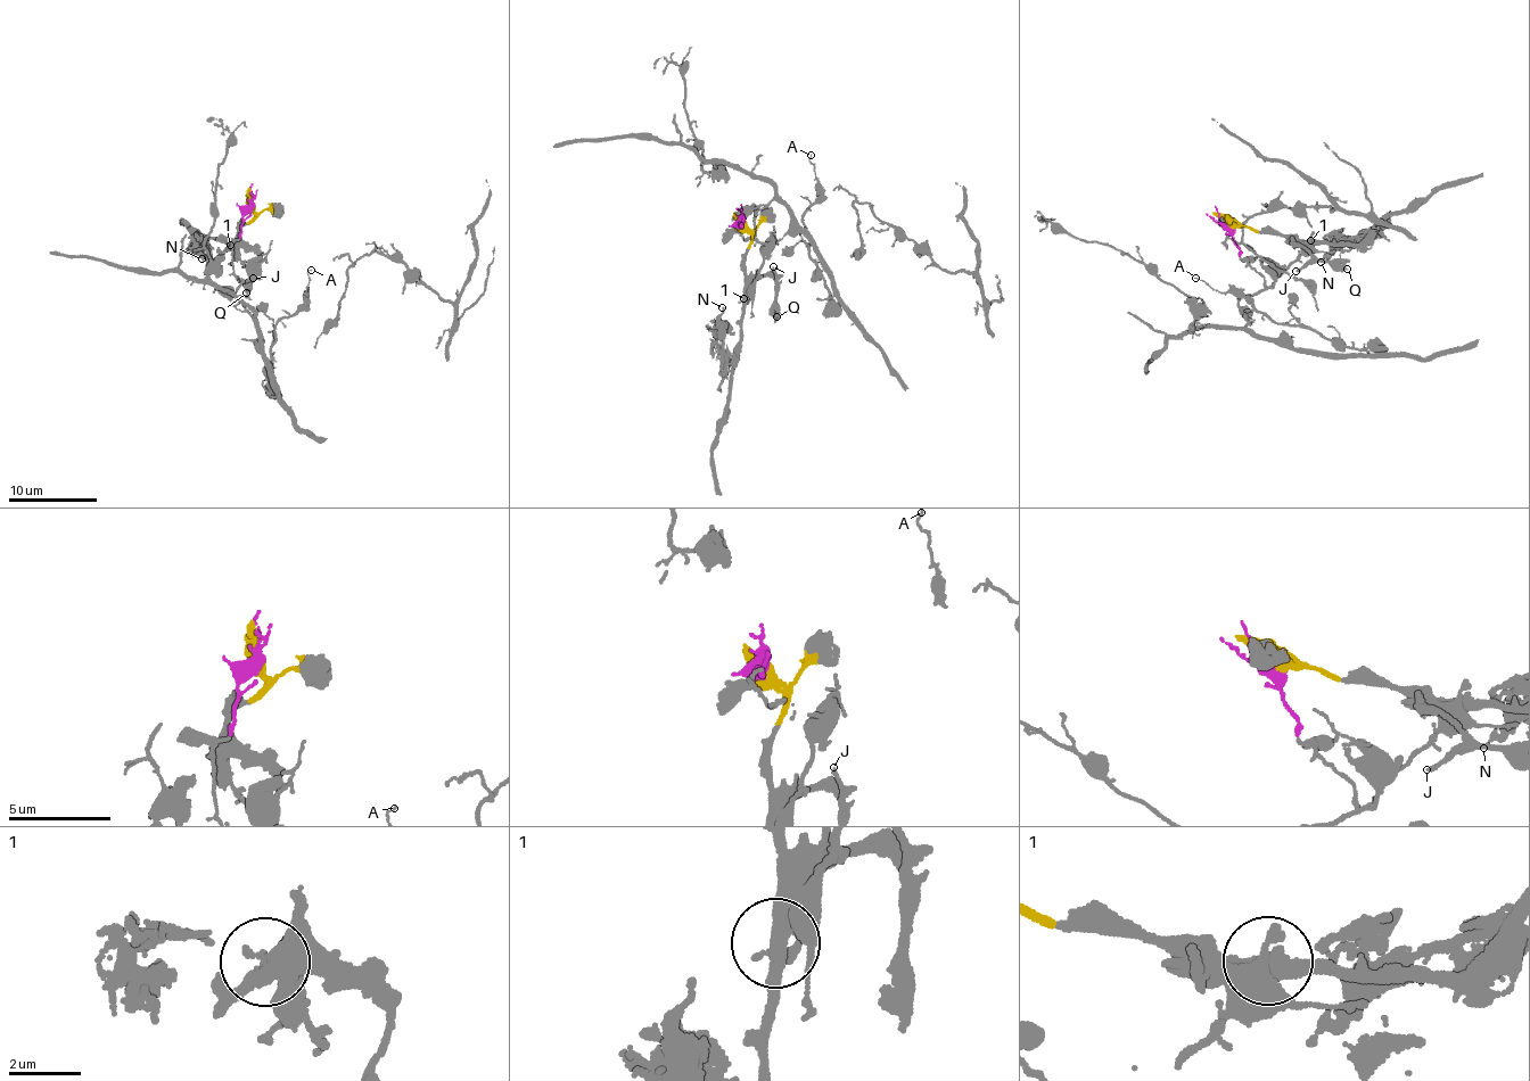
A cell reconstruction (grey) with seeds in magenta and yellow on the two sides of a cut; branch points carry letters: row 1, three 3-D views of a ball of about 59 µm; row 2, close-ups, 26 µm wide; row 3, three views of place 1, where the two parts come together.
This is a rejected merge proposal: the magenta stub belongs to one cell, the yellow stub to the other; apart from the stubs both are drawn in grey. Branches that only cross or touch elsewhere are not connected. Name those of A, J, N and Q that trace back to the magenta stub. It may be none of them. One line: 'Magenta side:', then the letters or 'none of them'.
Magenta side: A

